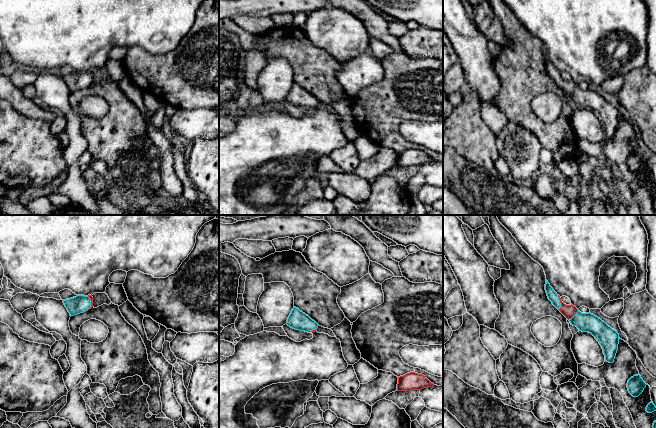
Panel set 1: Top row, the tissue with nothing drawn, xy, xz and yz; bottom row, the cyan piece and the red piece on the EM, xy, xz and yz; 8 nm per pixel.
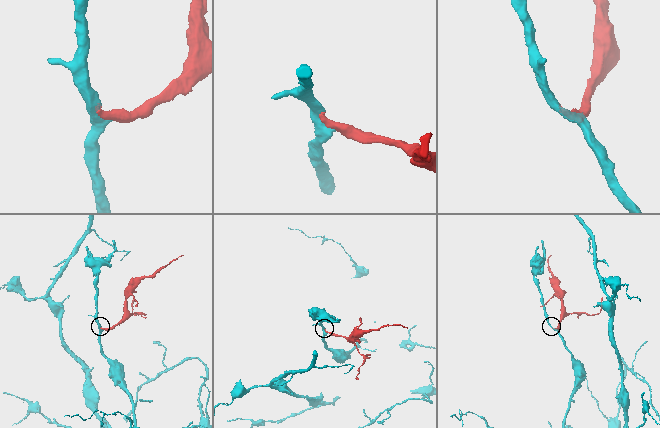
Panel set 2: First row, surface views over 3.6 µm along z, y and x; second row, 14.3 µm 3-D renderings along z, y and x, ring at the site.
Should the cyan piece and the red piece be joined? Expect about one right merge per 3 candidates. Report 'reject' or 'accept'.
accept

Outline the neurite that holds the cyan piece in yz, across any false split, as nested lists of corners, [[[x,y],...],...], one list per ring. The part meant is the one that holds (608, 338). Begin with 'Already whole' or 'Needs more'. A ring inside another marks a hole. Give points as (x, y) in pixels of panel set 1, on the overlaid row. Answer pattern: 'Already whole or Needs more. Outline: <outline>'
Needs more. Outline: [[[547,280],[545,290],[548,299],[570,321],[571,325],[576,326],[579,331],[591,333],[601,345],[605,361],[613,363],[619,344],[619,334],[617,331],[590,312],[581,313],[572,304],[564,304]]]

